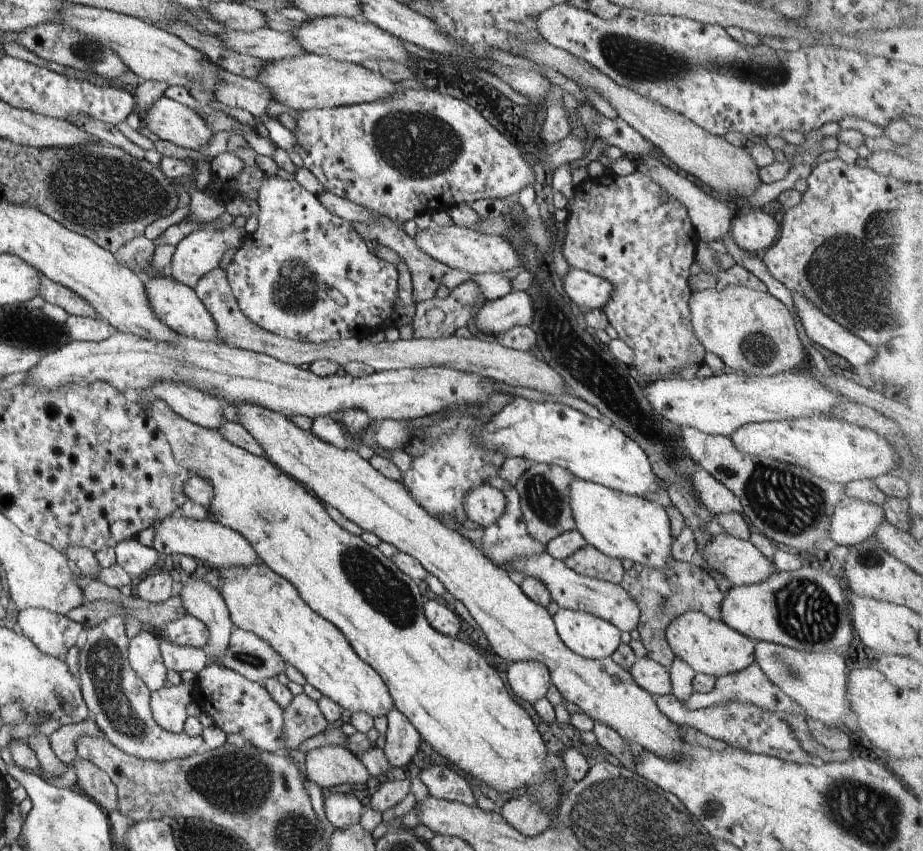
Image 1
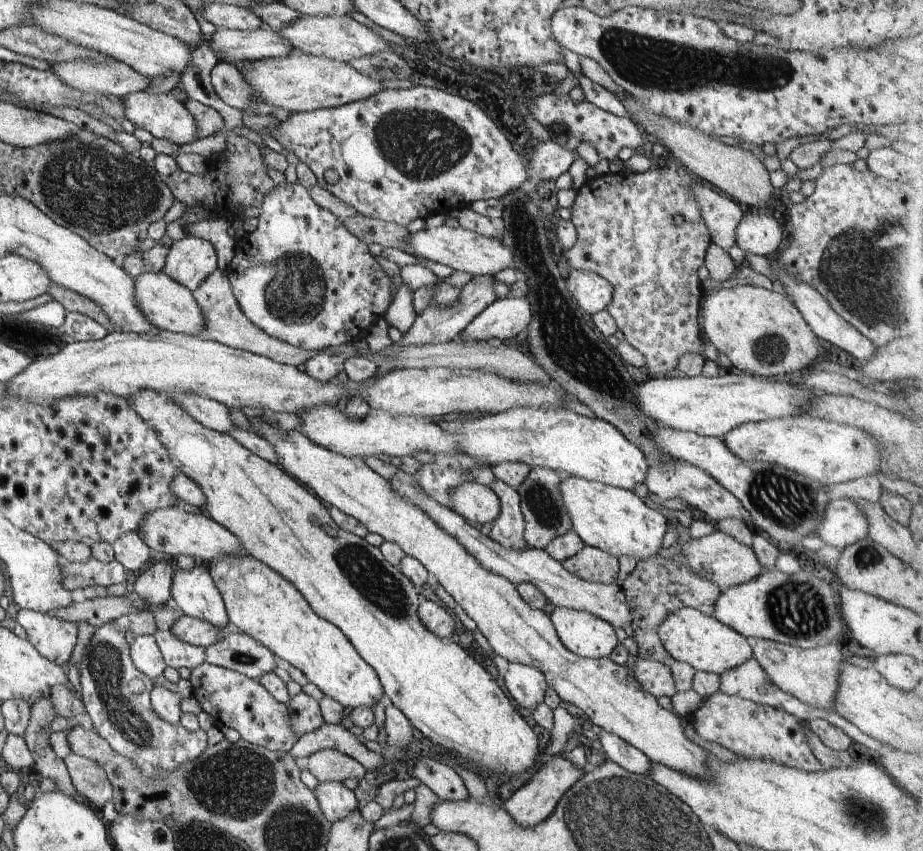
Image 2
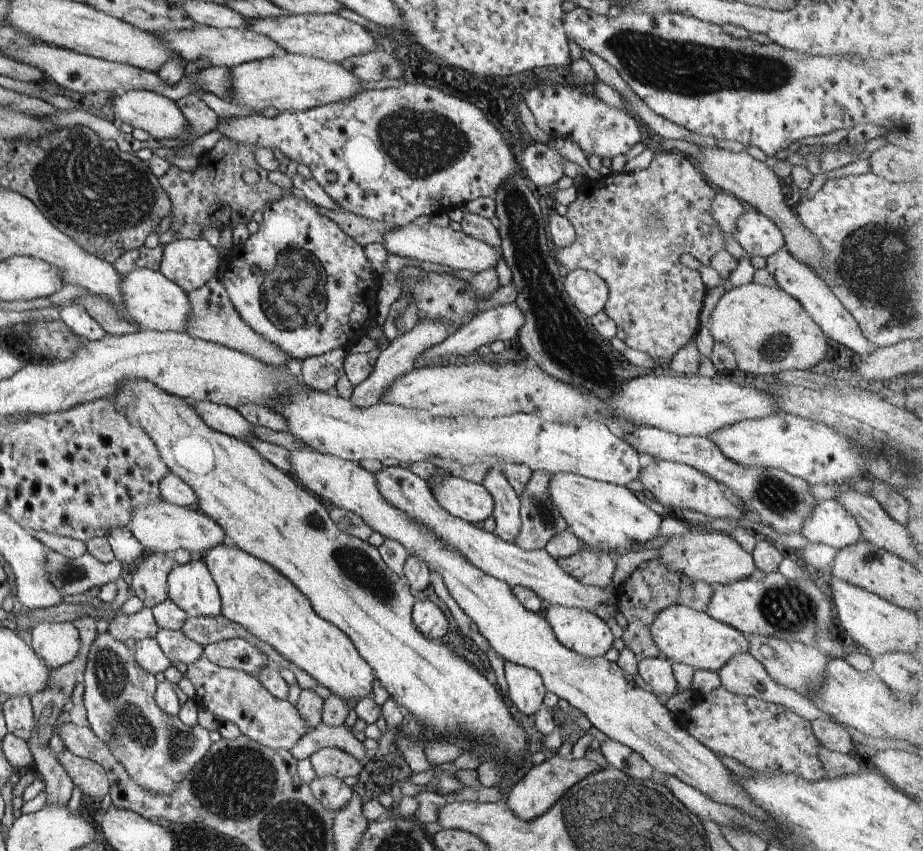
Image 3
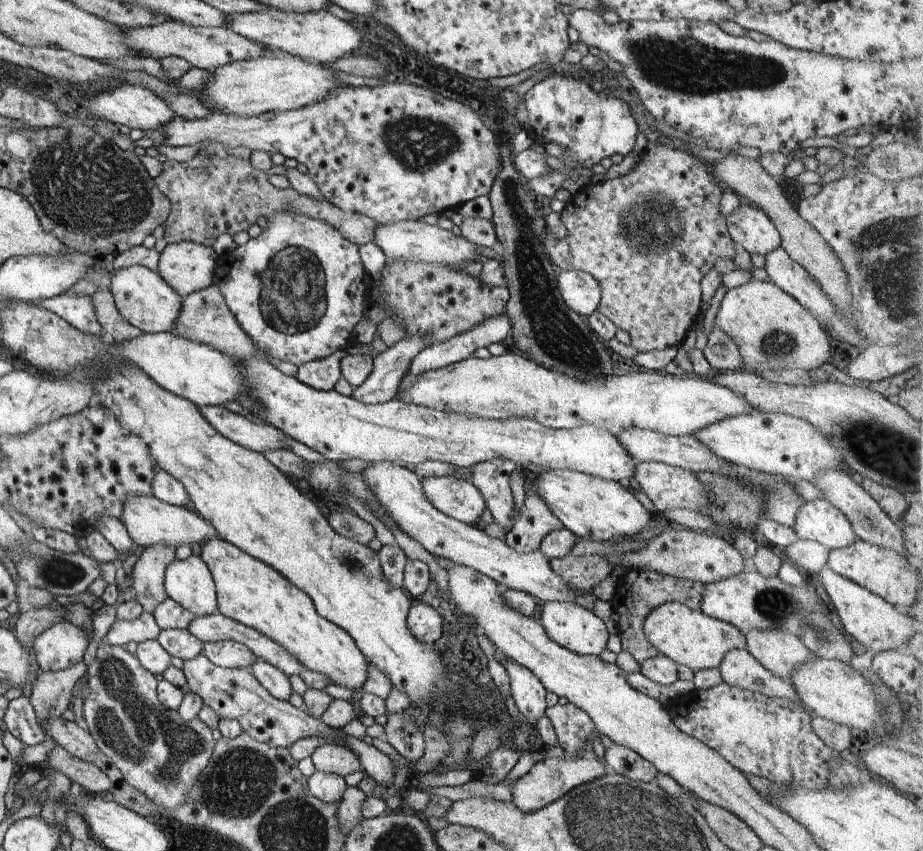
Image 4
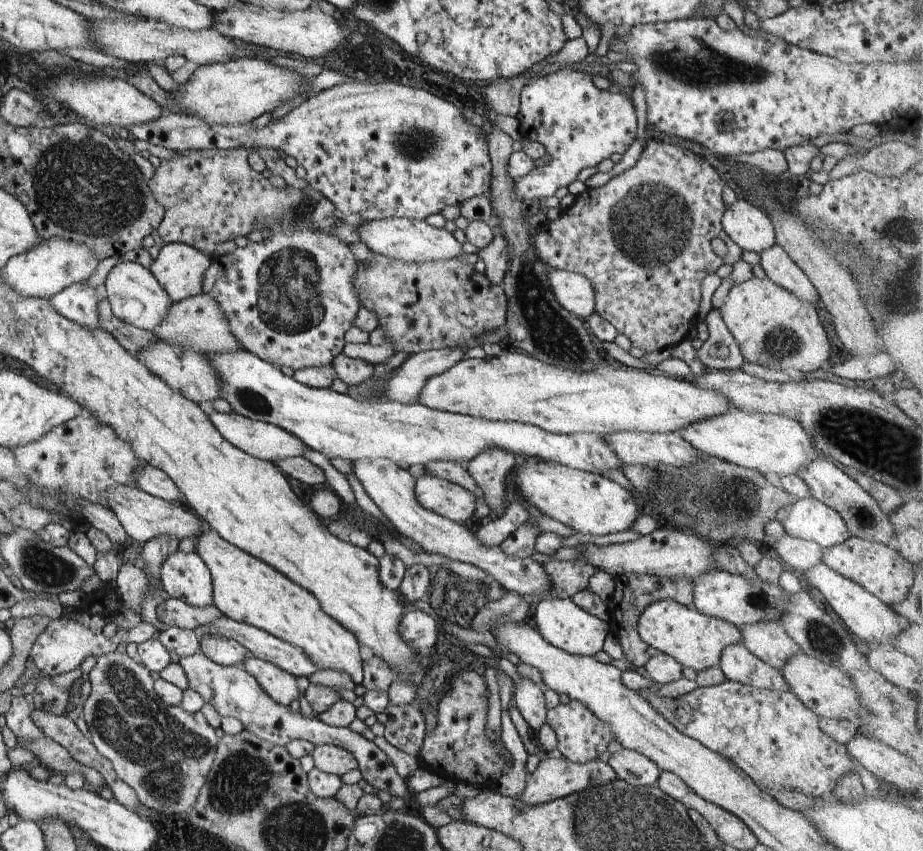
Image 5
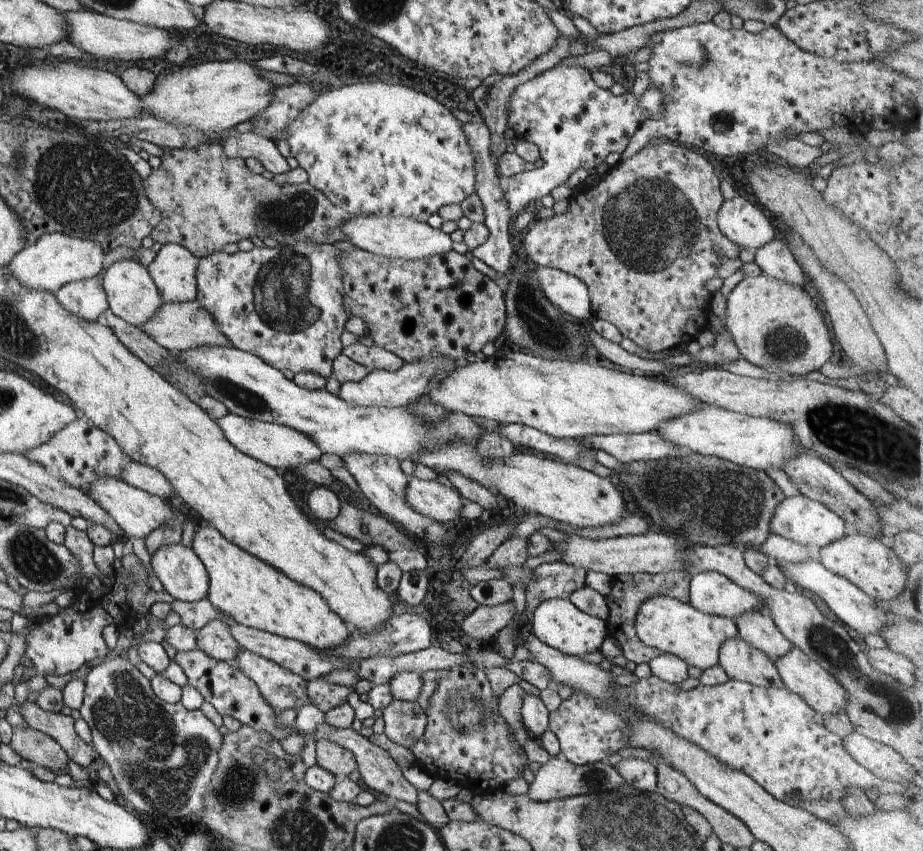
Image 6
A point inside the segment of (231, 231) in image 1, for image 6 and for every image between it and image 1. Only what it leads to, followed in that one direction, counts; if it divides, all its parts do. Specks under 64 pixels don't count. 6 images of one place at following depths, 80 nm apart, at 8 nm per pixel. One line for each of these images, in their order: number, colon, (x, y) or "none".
2: (190, 260)
3: (190, 263)
4: (187, 267)
5: (182, 270)
6: (173, 270)

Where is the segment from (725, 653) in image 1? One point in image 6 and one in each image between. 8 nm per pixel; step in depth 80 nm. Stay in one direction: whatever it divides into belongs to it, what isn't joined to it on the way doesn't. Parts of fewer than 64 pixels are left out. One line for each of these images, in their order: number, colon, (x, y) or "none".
2: (688, 635)
3: (684, 635)
4: (691, 638)
5: (694, 639)
6: (663, 622)

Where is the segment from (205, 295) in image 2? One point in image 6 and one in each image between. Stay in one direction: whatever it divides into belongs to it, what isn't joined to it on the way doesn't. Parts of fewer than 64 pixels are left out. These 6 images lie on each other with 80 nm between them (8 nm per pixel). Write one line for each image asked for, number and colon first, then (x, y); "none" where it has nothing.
3: (212, 317)
4: (205, 318)
5: (197, 323)
6: (175, 326)

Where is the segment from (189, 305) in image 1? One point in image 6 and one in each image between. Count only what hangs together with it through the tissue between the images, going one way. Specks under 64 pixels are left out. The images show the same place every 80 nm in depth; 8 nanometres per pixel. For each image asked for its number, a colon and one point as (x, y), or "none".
2: (169, 306)
3: (155, 303)
4: (143, 298)
5: (136, 297)
6: (132, 295)

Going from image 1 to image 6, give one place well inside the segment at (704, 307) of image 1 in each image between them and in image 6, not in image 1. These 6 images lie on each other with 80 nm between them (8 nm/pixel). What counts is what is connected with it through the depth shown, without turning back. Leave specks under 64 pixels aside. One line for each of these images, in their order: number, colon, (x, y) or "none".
2: (763, 333)
3: (768, 330)
4: (770, 327)
5: (769, 323)
6: (772, 321)

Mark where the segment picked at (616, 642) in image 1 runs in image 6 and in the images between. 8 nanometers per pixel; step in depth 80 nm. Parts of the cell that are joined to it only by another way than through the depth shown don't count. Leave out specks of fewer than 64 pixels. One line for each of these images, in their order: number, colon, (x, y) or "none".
2: (584, 633)
3: (581, 631)
4: (577, 629)
5: (563, 624)
6: (557, 622)

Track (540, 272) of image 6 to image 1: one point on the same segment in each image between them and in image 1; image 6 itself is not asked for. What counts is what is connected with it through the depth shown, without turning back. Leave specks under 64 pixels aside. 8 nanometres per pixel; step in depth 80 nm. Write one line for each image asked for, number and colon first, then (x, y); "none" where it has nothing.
1: (585, 289)
2: (593, 294)
3: (588, 292)
4: (580, 290)
5: (575, 293)

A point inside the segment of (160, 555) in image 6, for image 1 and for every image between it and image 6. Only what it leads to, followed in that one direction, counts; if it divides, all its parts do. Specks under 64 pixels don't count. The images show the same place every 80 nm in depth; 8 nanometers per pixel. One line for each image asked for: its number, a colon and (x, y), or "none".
1: (199, 598)
2: (193, 591)
3: (191, 587)
4: (188, 581)
5: (184, 576)

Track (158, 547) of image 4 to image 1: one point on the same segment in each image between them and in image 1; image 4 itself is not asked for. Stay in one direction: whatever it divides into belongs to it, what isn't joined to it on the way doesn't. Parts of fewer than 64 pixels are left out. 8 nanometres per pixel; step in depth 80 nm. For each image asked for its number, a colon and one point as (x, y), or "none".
1: (157, 587)
2: (153, 584)
3: (149, 581)

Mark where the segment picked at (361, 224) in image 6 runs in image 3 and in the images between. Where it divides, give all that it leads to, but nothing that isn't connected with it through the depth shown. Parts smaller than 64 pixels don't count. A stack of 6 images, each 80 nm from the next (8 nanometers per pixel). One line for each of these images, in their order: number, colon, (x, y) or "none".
3: (442, 245)
4: (414, 241)
5: (414, 241)

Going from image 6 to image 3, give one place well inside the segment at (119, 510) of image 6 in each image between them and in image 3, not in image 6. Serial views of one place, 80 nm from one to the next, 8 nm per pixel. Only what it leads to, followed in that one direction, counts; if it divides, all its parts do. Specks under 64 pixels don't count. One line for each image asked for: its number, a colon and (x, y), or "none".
3: (160, 526)
4: (149, 521)
5: (143, 516)

